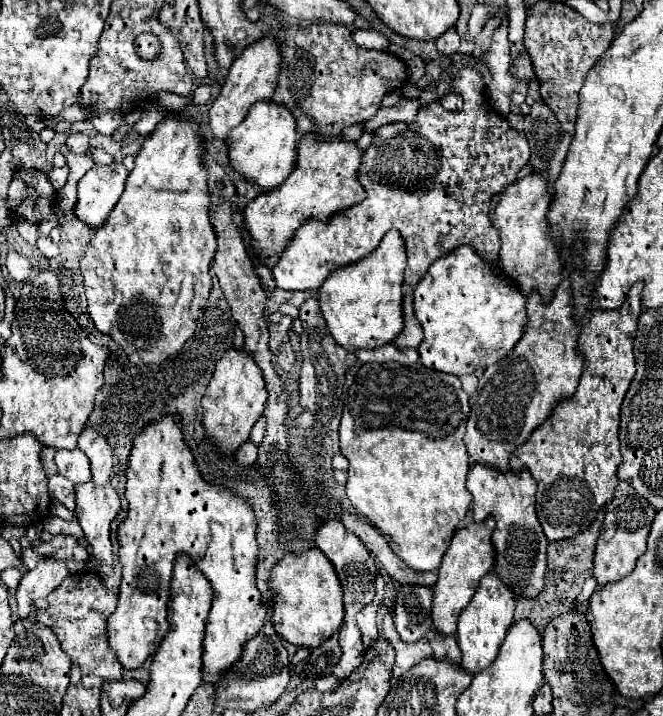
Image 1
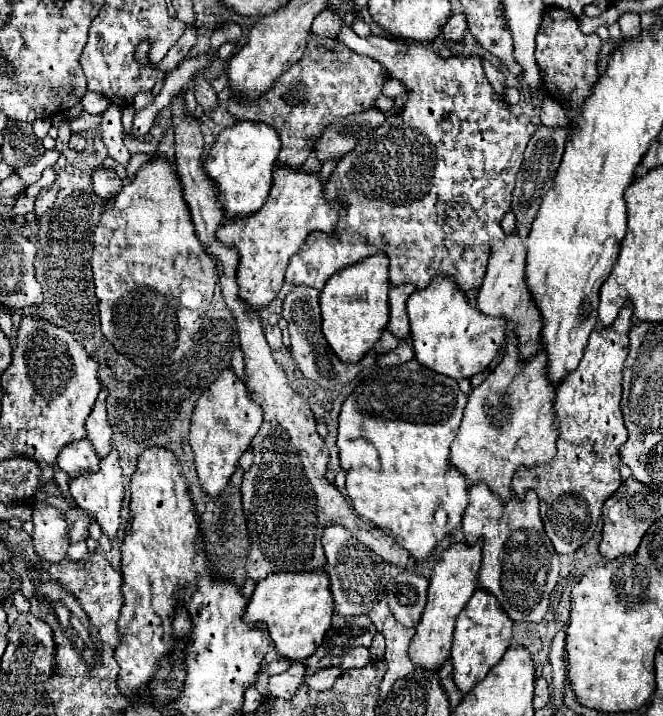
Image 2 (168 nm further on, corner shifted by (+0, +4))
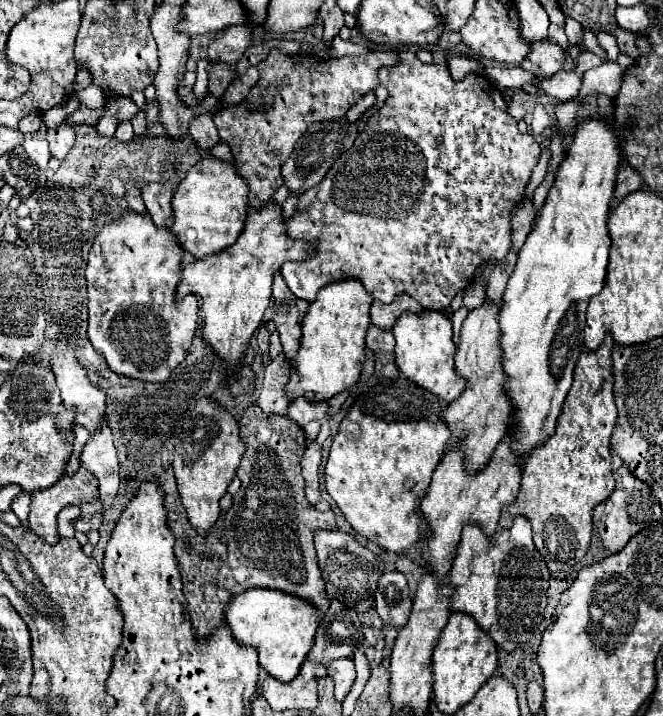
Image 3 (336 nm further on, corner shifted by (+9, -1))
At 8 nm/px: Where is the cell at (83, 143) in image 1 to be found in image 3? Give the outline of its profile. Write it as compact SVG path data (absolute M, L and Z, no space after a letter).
M60 125L56 129L48 129L48 145L50 145L50 153L56 159L64 159L68 155L68 151L74 145L74 129L68 125Z

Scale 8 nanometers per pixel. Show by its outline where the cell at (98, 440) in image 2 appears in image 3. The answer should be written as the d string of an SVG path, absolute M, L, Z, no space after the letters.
M58 343L52 353L52 371L56 375L56 385L62 391L64 405L76 409L74 423L82 425L92 435L98 433L106 417L106 395L86 379L86 371L64 343Z

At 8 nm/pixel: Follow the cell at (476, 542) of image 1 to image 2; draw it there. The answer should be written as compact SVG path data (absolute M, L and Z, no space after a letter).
M453 544L449 546L437 560L429 578L427 590L427 606L421 614L421 620L415 628L415 636L409 644L409 658L415 668L425 672L437 672L451 652L453 628L457 614L465 608L473 592L477 590L477 572L481 564L481 544Z

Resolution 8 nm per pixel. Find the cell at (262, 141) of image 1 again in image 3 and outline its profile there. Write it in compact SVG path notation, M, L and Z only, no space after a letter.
M202 157L192 165L186 177L180 181L172 199L174 223L172 231L180 245L194 257L206 257L232 245L244 229L248 215L248 181L238 173L234 161L222 161L218 157Z

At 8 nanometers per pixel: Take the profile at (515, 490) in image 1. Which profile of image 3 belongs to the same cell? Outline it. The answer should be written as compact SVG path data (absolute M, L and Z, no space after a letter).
M518 515L510 529L498 529L494 535L486 535L472 523L464 525L450 577L452 585L456 585L450 609L472 615L496 641L498 649L514 651L538 629L544 617L550 571L534 547L530 521L524 515Z

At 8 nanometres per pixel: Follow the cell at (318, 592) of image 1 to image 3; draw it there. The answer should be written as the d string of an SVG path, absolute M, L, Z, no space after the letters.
M246 589L244 593L234 595L224 617L234 633L234 639L240 645L256 647L260 665L278 681L290 681L296 677L314 645L318 629L318 611L310 601L276 589Z

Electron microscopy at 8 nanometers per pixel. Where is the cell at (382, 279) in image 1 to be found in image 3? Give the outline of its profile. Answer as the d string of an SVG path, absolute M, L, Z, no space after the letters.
M340 279L320 289L302 321L300 351L292 361L292 375L286 385L290 401L308 391L314 391L316 399L330 399L358 381L364 363L366 331L370 327L370 307L372 297L360 279Z

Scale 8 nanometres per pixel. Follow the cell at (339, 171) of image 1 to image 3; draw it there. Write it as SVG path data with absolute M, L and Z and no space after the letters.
M268 201L264 207L248 209L248 219L244 231L234 245L222 249L220 253L206 255L204 259L194 259L184 265L178 295L188 293L200 295L200 317L204 321L204 337L230 365L228 373L236 371L240 357L252 337L252 333L262 323L262 315L270 303L272 277L280 271L286 261L304 261L316 255L316 243L306 239L292 239L286 233L286 219L282 207Z

